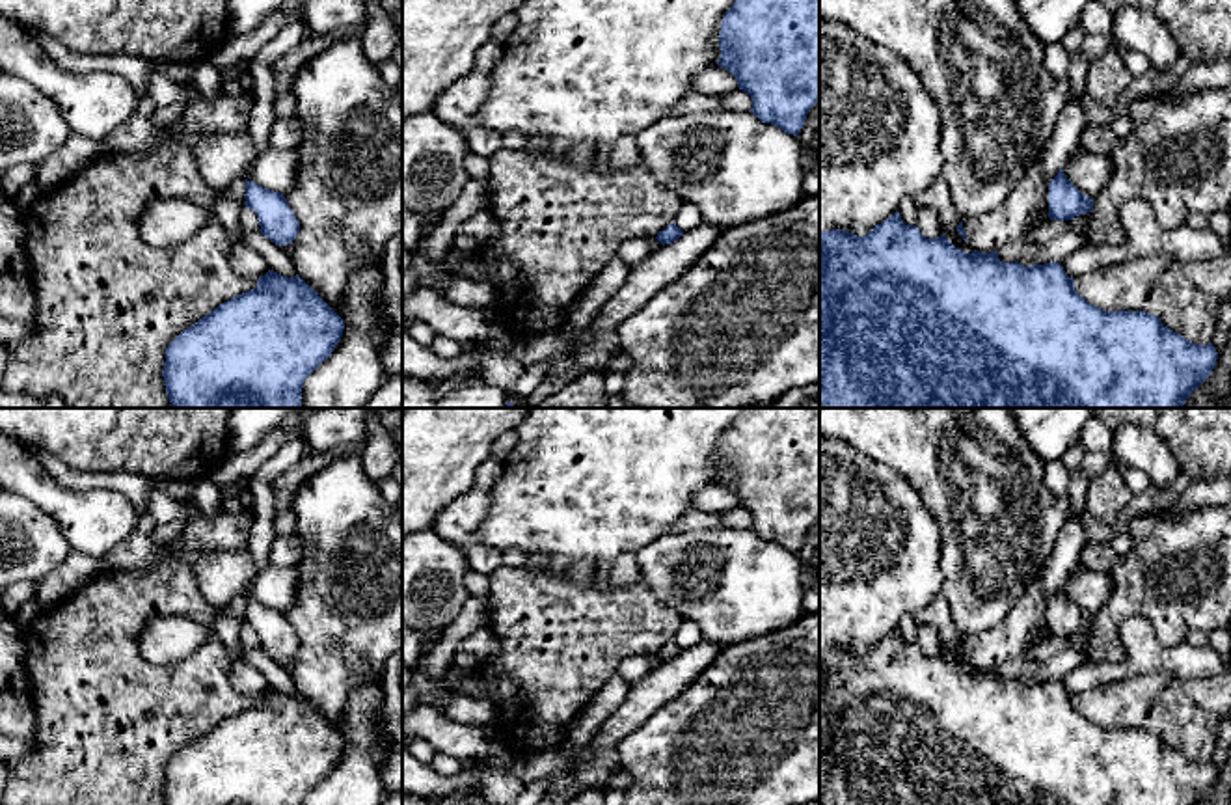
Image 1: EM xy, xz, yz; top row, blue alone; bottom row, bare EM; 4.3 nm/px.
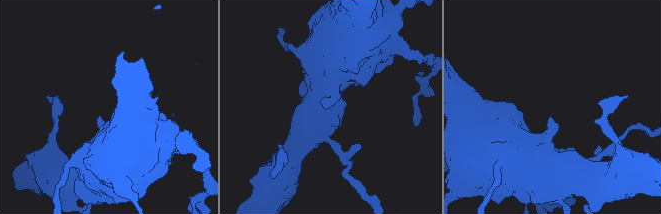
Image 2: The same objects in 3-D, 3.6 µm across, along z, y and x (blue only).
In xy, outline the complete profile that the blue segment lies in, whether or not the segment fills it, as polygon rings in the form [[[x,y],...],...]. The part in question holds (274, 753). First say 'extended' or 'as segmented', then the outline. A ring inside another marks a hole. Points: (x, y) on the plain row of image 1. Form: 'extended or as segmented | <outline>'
as segmented | [[[268,688],[264,693],[257,697],[257,704],[246,708],[223,721],[220,721],[214,729],[199,736],[194,744],[181,749],[166,766],[164,779],[164,803],[166,805],[304,805],[305,796],[326,779],[337,760],[341,758],[345,747],[343,736],[318,714],[315,706],[311,706],[298,691],[294,695],[281,693],[274,688]]]

